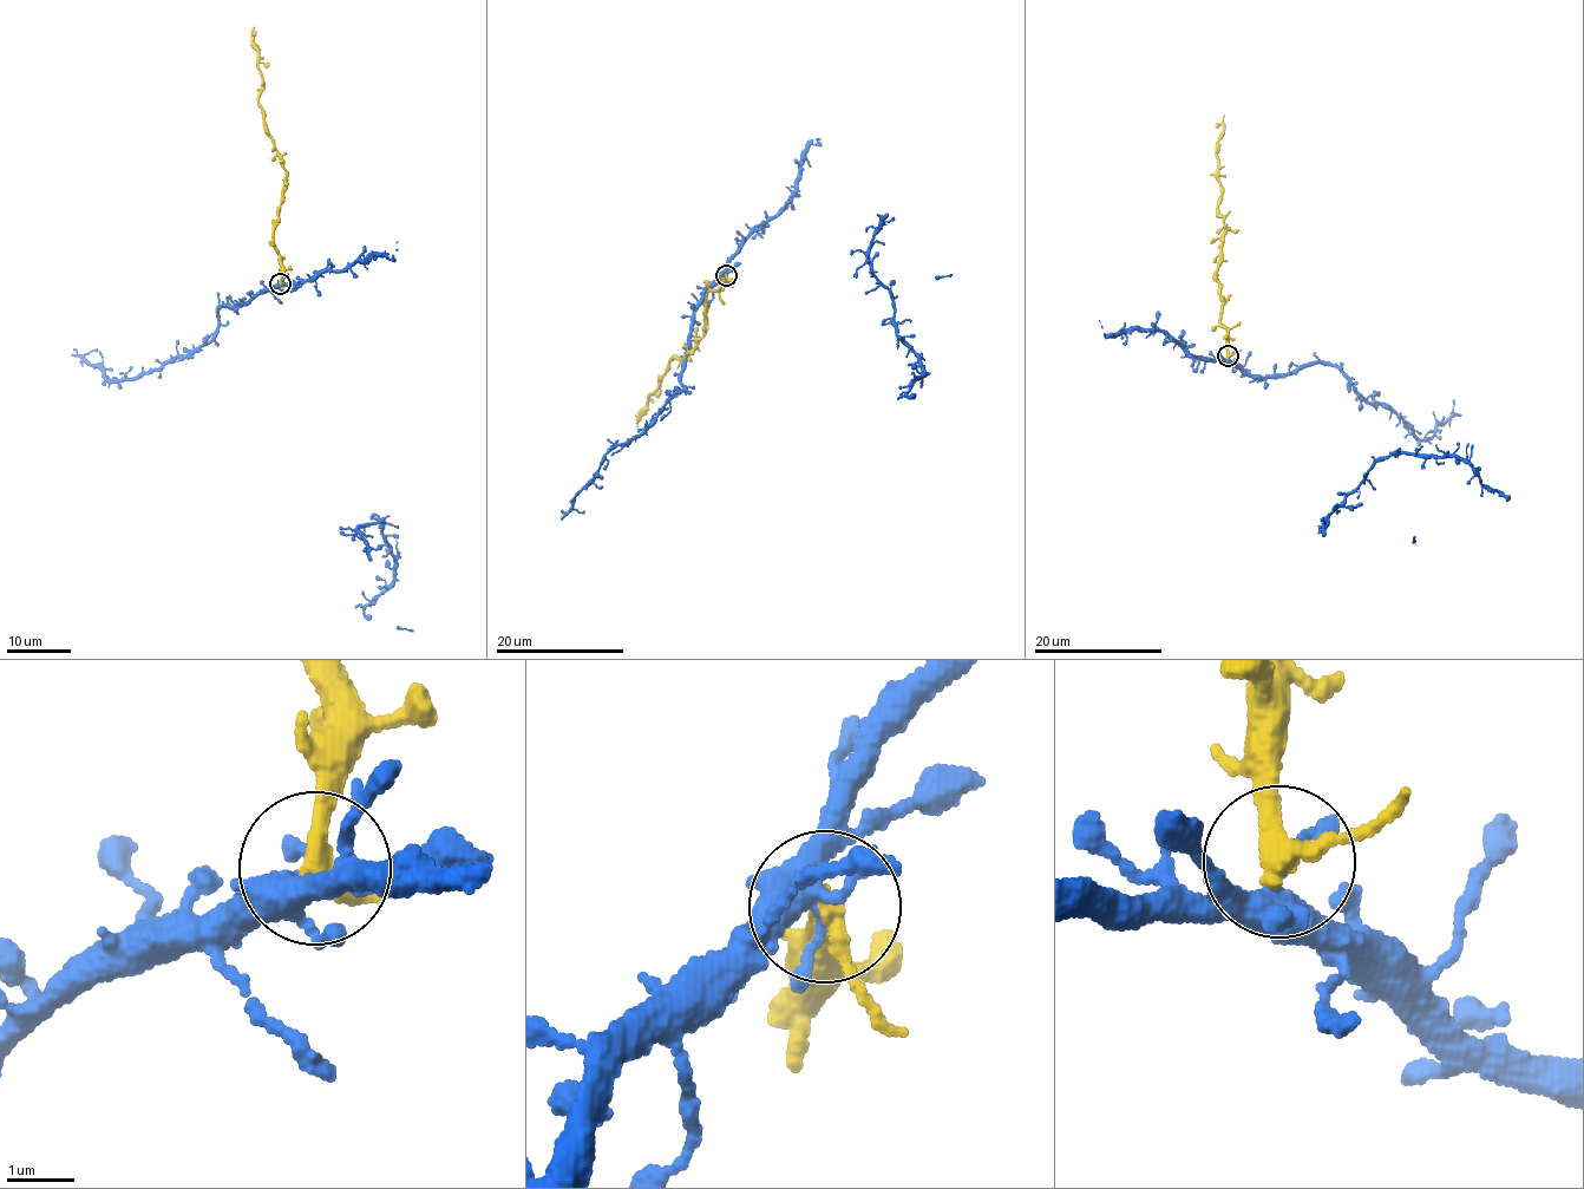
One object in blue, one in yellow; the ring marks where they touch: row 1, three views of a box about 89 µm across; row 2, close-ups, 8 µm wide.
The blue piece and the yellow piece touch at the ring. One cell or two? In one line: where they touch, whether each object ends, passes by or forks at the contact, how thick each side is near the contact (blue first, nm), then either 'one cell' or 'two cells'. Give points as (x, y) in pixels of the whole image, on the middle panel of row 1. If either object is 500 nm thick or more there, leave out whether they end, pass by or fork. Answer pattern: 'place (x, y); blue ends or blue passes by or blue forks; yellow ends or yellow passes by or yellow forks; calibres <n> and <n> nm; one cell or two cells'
place (726, 275); blue forks; yellow passes by; calibres 240 and 280 nm; two cells

